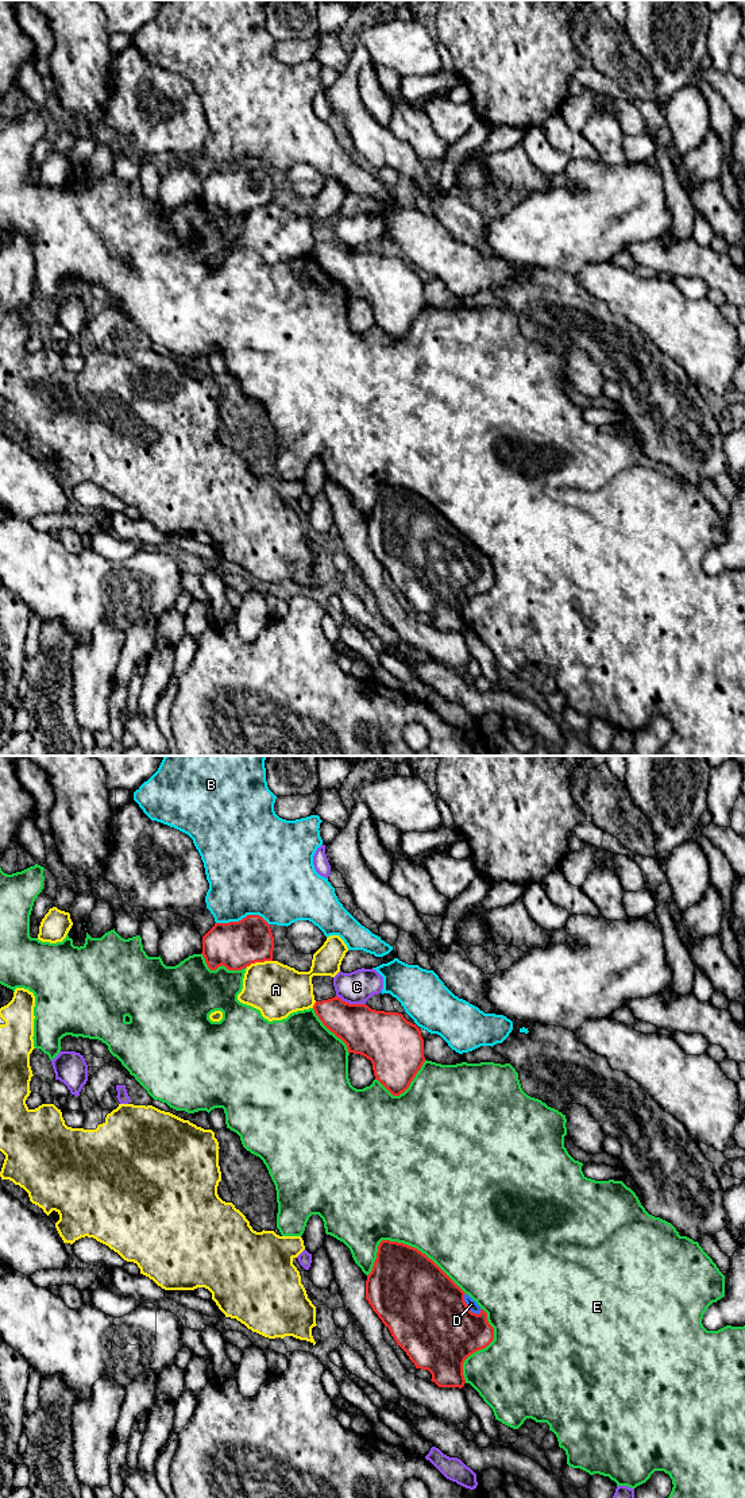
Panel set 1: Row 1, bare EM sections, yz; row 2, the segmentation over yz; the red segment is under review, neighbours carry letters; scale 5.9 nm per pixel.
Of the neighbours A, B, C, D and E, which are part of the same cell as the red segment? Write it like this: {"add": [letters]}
{"add": ["D"]}

